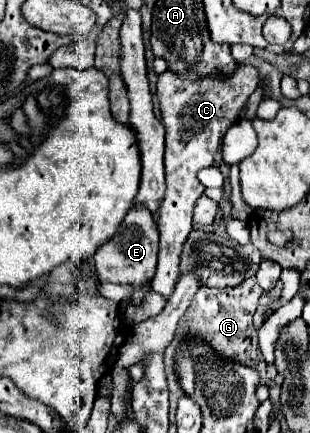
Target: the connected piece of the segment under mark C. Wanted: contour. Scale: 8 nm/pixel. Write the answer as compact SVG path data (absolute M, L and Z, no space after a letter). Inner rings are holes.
M239 64L237 70L221 78L201 78L183 80L175 72L165 70L158 76L156 95L161 106L161 121L165 126L165 180L167 190L157 210L157 224L161 232L159 244L159 266L153 276L151 288L169 298L177 284L177 262L181 256L181 246L193 228L193 208L197 198L203 194L203 184L197 172L215 164L215 156L221 150L223 136L241 116L243 106L259 84L259 70L251 64Z

